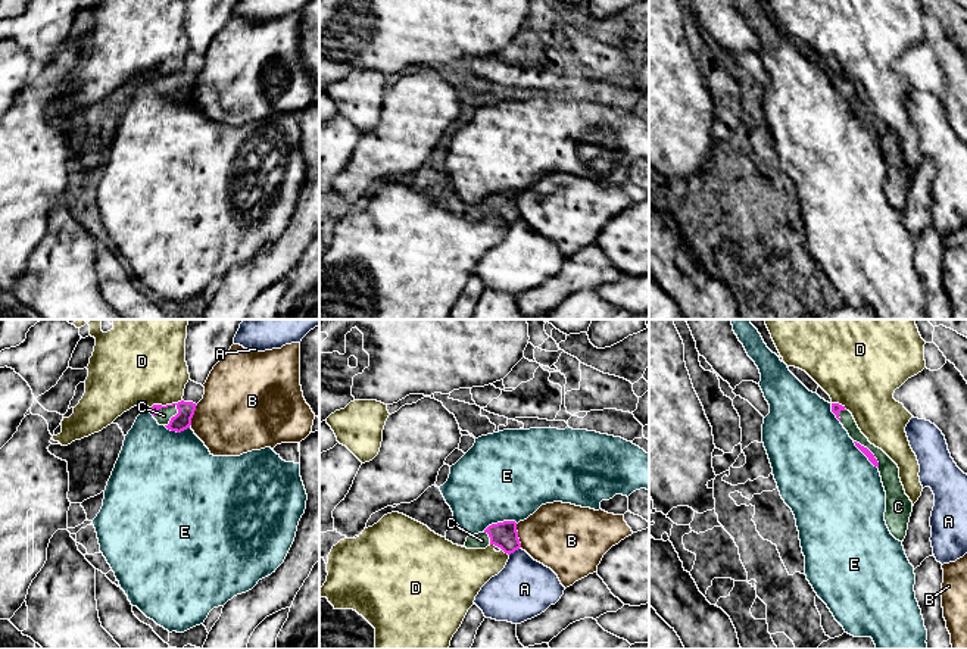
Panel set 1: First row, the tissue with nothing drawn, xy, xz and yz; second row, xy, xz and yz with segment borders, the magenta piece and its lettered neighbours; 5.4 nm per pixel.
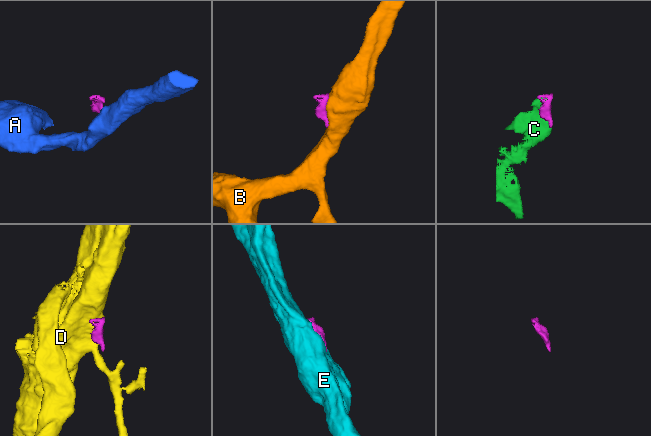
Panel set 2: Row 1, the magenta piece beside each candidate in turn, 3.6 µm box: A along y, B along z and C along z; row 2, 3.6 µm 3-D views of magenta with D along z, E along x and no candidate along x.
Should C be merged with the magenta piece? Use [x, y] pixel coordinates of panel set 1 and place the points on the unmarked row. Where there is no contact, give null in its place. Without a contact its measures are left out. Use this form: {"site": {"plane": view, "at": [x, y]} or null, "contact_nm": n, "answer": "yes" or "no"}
{"site": {"plane": "xy", "at": [164, 77]}, "contact_nm": 150, "answer": "yes"}

